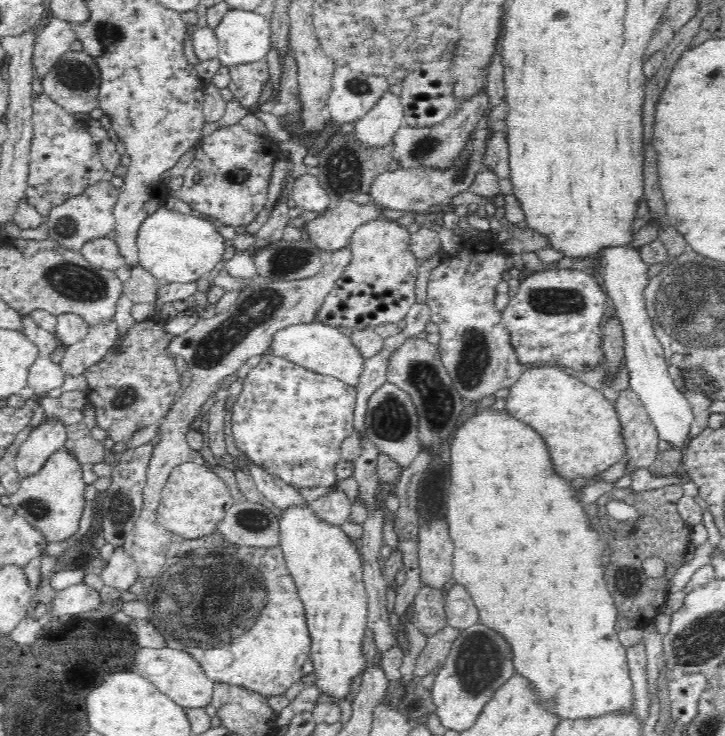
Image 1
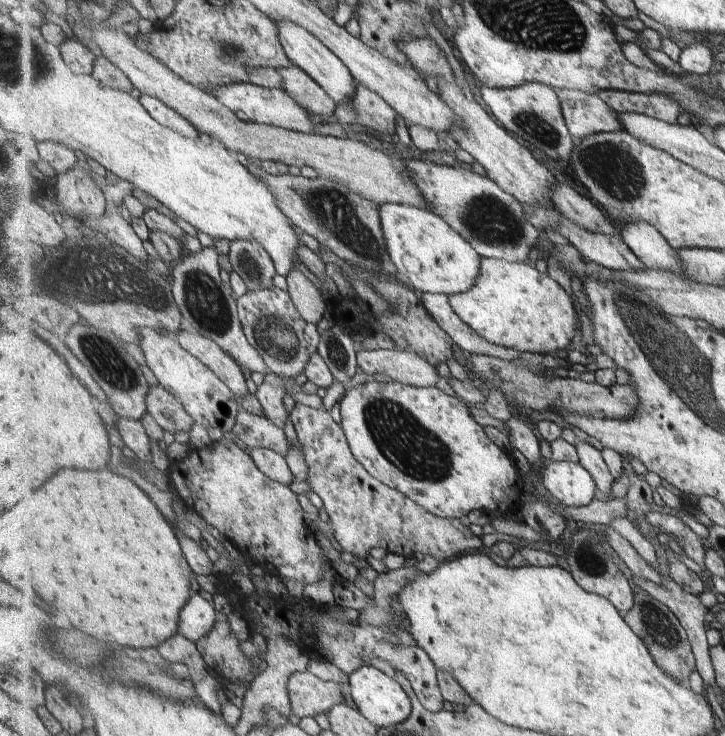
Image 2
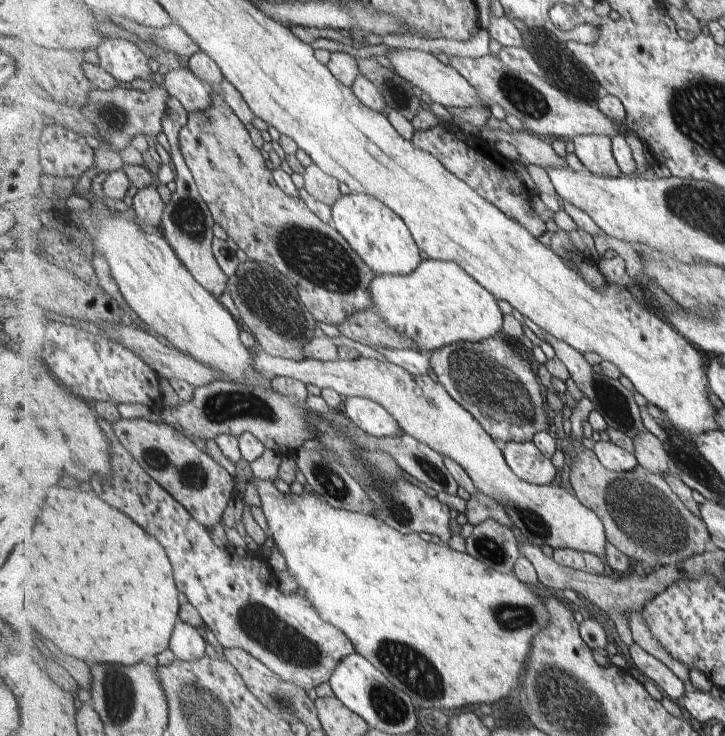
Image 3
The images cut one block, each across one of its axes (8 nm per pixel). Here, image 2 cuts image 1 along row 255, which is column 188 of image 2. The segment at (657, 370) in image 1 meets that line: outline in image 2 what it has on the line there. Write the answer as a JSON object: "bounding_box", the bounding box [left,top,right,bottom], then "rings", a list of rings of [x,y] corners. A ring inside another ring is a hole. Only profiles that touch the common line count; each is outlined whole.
{"bounding_box":[179,592,217,642],"rings":[[[202,592],[195,593],[181,614],[179,633],[191,642],[205,638],[217,624],[217,608],[210,597]]]}

